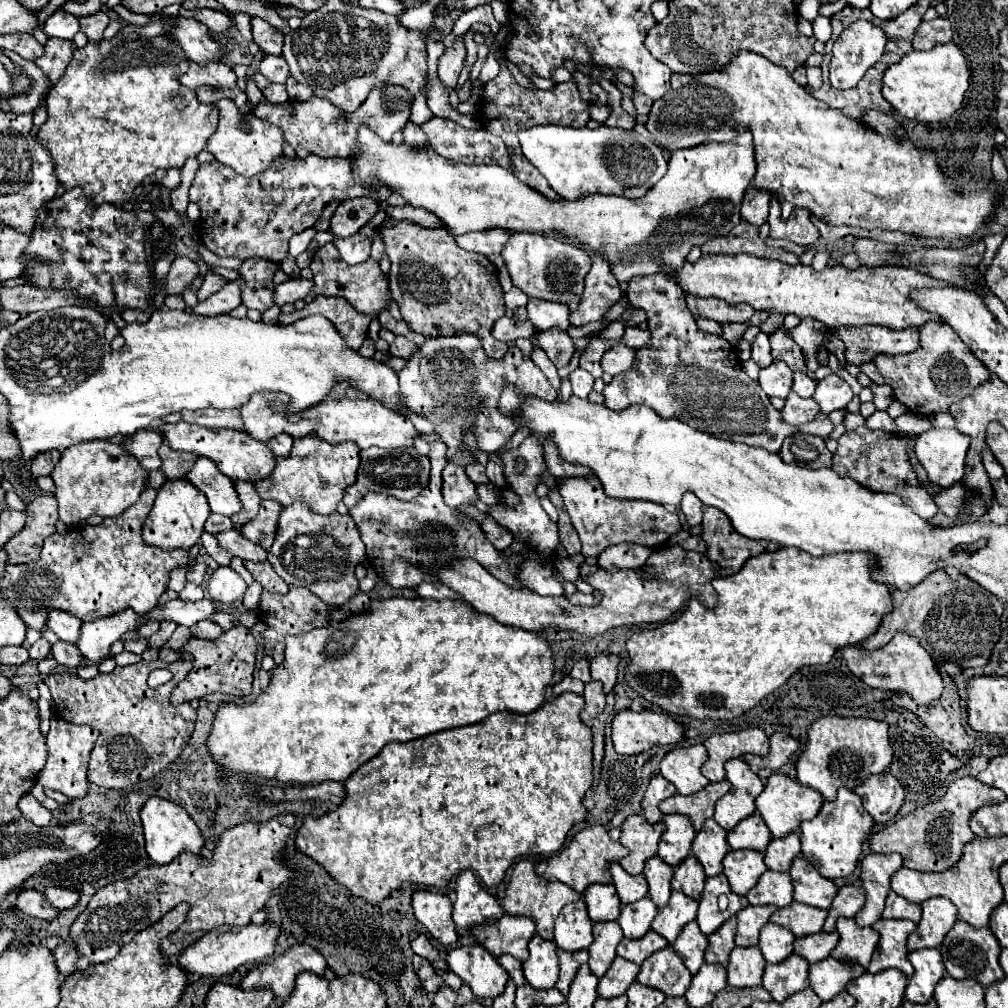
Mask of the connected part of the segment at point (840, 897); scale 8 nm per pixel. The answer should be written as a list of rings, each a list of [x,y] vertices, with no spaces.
[[[844,886],[838,890],[834,902],[832,902],[832,908],[828,910],[828,918],[826,918],[826,924],[824,924],[824,932],[834,932],[836,928],[836,920],[840,916],[846,916],[846,918],[854,918],[862,906],[866,902],[866,896],[864,896],[864,890],[858,888],[858,886]]]

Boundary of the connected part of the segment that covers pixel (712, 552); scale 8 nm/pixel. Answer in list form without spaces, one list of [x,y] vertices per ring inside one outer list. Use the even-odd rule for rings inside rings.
[[[704,506],[704,518],[700,526],[702,540],[708,548],[706,556],[720,568],[716,570],[716,576],[732,576],[744,566],[748,558],[770,550],[768,542],[748,540],[746,536],[734,532],[732,524],[728,524],[728,516],[716,508]]]

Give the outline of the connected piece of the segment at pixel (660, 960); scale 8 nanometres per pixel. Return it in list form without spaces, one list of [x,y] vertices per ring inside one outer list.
[[[662,948],[644,960],[640,966],[638,982],[662,990],[666,996],[684,996],[692,980],[692,974],[684,966],[682,958],[670,948]]]

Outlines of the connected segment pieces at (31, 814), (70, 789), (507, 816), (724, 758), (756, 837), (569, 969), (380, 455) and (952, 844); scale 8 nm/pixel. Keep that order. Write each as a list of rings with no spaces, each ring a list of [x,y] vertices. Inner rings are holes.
[[[26,794],[26,796],[18,802],[18,808],[20,808],[22,816],[26,816],[26,818],[28,818],[32,824],[36,824],[36,826],[46,826],[46,824],[50,824],[50,820],[52,820],[52,812],[46,810],[32,794]]]
[[[52,718],[50,720],[50,732],[46,736],[48,760],[40,772],[40,784],[44,788],[58,790],[72,800],[86,796],[86,792],[88,792],[88,778],[86,778],[88,758],[90,758],[90,752],[94,748],[96,738],[98,738],[98,730],[94,730],[90,726],[76,726],[76,724],[70,724],[66,720]]]
[[[566,692],[560,694],[548,702],[544,702],[536,712],[528,716],[520,716],[514,712],[498,712],[488,716],[486,720],[462,728],[450,728],[442,730],[436,734],[430,734],[426,738],[402,742],[402,744],[386,744],[382,752],[362,764],[346,782],[344,782],[344,792],[346,798],[342,804],[334,810],[328,812],[320,818],[304,816],[302,826],[296,834],[296,850],[314,858],[318,864],[326,868],[326,872],[342,886],[346,886],[354,896],[370,902],[370,904],[380,904],[380,900],[388,898],[392,890],[400,890],[404,882],[410,884],[426,884],[426,886],[436,886],[444,888],[452,880],[452,876],[458,876],[462,870],[472,870],[478,874],[478,878],[490,888],[498,886],[506,874],[506,870],[512,866],[512,862],[520,856],[528,854],[554,854],[562,848],[566,834],[576,822],[582,822],[586,818],[586,808],[582,806],[582,798],[586,790],[592,784],[592,732],[588,726],[582,724],[580,720],[580,710],[584,708],[584,700],[578,694]]]
[[[748,728],[740,732],[728,734],[714,734],[710,736],[704,746],[708,748],[708,760],[704,762],[704,776],[710,782],[720,782],[726,776],[724,764],[732,758],[740,758],[744,754],[758,754],[764,756],[768,752],[768,736],[760,728]]]
[[[752,814],[744,818],[734,826],[734,830],[728,832],[728,844],[732,850],[752,848],[752,850],[764,852],[770,840],[772,840],[772,834],[768,832],[768,826],[764,824],[760,814]]]
[[[558,950],[558,958],[560,958],[560,978],[556,982],[556,988],[568,996],[568,988],[576,976],[576,970],[578,970],[578,960],[574,958],[572,952],[564,952],[564,950]]]
[[[368,448],[360,452],[360,468],[356,474],[356,484],[350,484],[348,492],[344,492],[344,504],[352,508],[368,492],[382,492],[398,500],[412,500],[422,492],[422,488],[426,488],[428,474],[430,474],[430,460],[418,454],[414,448],[398,448],[398,450]]]
[[[958,778],[954,780],[946,794],[924,808],[916,808],[912,814],[896,820],[894,824],[888,824],[880,832],[870,836],[870,848],[878,854],[890,854],[898,852],[904,858],[904,866],[918,872],[944,872],[952,868],[960,856],[964,844],[968,844],[974,838],[974,832],[970,830],[970,816],[990,804],[1000,804],[1006,800],[1006,794],[998,788],[986,786],[976,778]]]

